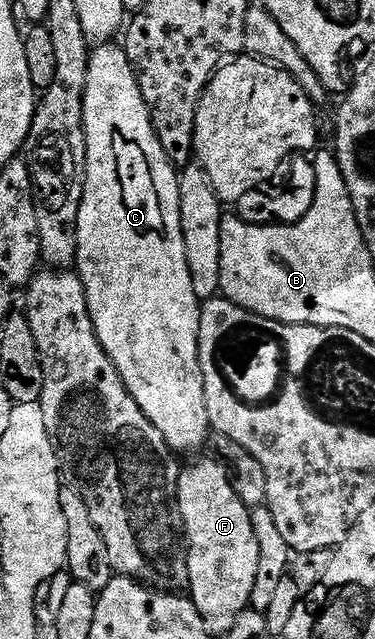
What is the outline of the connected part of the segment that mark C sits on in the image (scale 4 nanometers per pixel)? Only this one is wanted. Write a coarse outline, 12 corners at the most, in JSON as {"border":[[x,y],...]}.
{"border":[[89,53],[75,270],[174,452],[211,435],[179,171]]}

